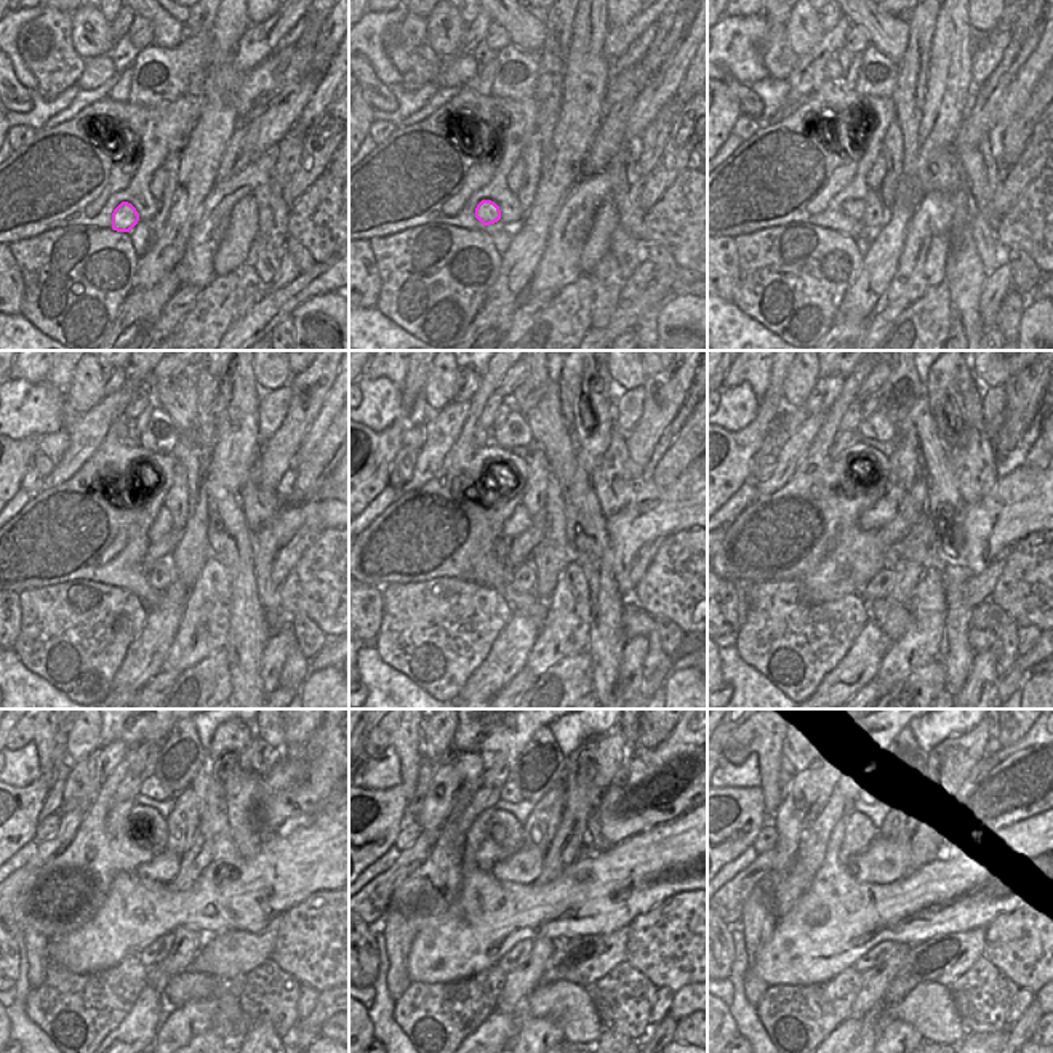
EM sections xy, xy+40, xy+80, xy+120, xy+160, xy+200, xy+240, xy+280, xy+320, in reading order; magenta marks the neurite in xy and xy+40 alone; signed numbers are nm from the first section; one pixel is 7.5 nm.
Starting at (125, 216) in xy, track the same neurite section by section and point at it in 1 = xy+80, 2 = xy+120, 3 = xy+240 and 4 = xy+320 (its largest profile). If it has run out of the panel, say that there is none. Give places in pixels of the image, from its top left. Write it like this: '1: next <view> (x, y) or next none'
1: next xy+80 (853, 208)
2: next xy+120 (162, 548)
3: next xy+240 (213, 810)
4: next xy+320 (951, 762)

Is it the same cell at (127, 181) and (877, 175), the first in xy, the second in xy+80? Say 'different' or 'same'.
different

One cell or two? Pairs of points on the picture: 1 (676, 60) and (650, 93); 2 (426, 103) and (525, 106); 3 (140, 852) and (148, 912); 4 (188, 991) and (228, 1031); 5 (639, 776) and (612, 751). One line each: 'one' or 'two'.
1: one
2: two
3: two
4: one
5: two

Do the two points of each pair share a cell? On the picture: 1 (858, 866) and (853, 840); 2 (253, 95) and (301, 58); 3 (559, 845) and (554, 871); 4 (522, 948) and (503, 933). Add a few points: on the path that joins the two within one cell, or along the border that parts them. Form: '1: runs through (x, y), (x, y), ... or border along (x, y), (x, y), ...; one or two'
1: border along (879, 832), (861, 852), (853, 853), (845, 864); two
2: runs through (264, 84), (276, 72), (290, 66); one
3: runs through (556, 852), (554, 864); one
4: border along (532, 940), (516, 943), (496, 962); two

